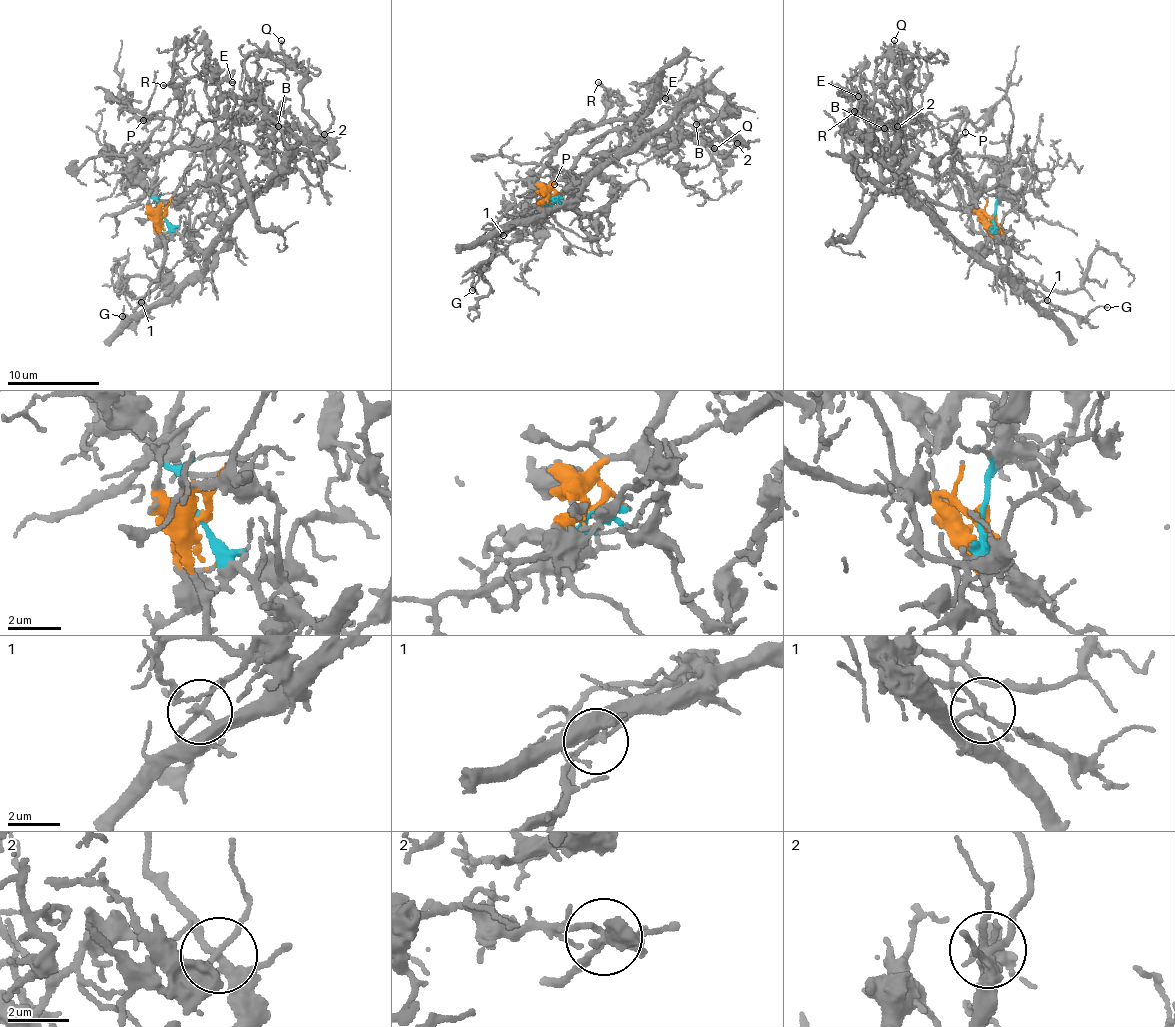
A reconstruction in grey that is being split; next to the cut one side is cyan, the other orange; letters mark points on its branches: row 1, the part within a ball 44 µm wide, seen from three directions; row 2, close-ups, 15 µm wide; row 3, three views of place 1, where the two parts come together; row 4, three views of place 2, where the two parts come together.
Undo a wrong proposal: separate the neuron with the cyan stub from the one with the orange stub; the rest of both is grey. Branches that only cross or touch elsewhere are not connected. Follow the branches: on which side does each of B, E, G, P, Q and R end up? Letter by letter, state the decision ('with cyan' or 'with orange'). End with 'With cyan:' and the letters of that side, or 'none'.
B: with orange
E: with orange
G: with orange
P: with orange
Q: with cyan
R: with orange
With cyan: Q

